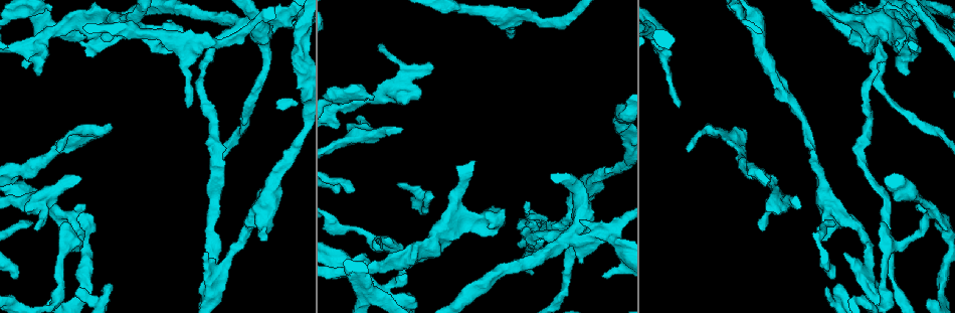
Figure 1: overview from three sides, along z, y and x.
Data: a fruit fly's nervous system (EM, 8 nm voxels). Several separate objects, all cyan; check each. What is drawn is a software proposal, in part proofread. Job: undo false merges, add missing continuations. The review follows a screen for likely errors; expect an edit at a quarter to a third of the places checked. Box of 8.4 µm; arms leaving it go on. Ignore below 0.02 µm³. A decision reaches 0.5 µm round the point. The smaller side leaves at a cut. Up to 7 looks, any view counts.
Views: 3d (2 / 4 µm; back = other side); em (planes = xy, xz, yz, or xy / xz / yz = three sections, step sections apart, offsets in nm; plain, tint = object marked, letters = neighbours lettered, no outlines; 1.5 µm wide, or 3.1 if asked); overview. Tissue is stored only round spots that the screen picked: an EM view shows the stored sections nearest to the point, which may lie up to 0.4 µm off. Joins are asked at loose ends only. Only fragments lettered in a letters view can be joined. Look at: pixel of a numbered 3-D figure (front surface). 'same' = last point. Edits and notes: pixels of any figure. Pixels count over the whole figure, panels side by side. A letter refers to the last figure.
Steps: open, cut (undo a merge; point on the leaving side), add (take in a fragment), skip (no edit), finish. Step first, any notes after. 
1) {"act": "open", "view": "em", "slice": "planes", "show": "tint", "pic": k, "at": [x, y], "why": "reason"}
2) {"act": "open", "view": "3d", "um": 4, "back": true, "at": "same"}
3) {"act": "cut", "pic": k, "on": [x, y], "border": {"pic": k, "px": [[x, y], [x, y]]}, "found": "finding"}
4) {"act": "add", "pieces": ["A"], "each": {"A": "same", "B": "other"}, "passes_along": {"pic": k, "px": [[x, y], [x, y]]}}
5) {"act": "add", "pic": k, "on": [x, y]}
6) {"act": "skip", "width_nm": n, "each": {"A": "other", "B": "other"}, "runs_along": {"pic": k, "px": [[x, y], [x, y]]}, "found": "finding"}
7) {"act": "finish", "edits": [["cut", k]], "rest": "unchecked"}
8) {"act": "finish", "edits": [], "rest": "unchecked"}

{"act": "open", "view": "em", "slice": "planes", "show": "plain", "pic": 1, "at": [36, 74], "why": "branch stops here"}

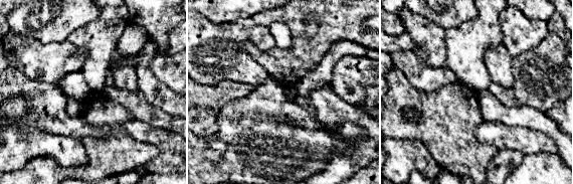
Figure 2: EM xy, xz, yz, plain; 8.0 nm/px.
{"act": "open", "view": "em", "slice": "planes", "show": "letters", "at": "same", "why": "see the neighbours"}

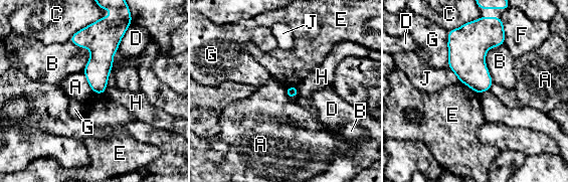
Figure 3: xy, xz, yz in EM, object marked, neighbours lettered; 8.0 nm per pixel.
{"act": "skip", "each": {"A": "other", "B": "other", "C": "other", "D": "other", "E": "other", "F": "other", "G": "other", "H": "other", "J": "other"}, "border": {"pic": 3, "px": [[82, 71], [87, 84], [93, 92]]}, "found": "none of them fits"}

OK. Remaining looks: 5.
{"act": "open", "view": "em", "slice": "yz", "step": 8, "show": "letters", "pic": 1, "at": [59, 151], "why": "free end"}

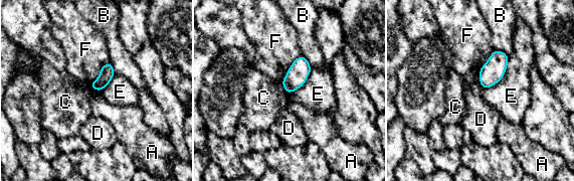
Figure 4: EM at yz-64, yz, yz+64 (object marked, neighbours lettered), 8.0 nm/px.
{"act": "skip", "longest_contact_nm": ["E", 340], "each": {"A": "other", "B": "other", "C": "other", "D": "other", "E": "other", "F": "other"}, "border": {"pic": 4, "px": [[510, 57], [505, 74], [485, 89]]}, "found": "none of them fits"}

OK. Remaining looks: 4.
{"act": "open", "view": "3d", "um": 2, "pic": 1, "at": [207, 254]}

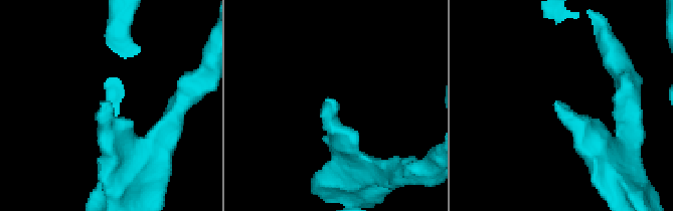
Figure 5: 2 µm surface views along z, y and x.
{"act": "open", "view": "em", "slice": "xz", "step": 4, "show": "letters", "pic": 5, "at": [334, 104], "why": "shape alone is not enough"}

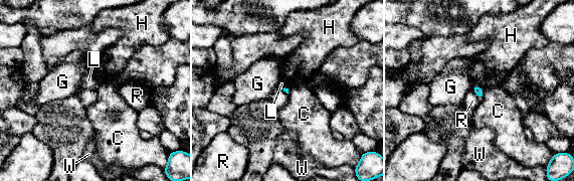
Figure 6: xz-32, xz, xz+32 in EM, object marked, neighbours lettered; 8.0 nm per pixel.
{"act": "open", "view": "em", "slice": "planes", "show": "letters", "at": "same"}

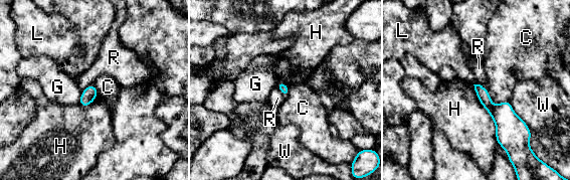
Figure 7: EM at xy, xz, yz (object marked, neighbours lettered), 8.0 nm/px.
{"act": "skip", "longest_contact_nm": ["H", 600], "each": {"C": "other", "G": "other", "H": "other", "L": "other", "R": "other", "W": "other"}, "found": "none of them fits"}

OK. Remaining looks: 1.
{"act": "finish", "edits": [], "rest": "unchecked"}

